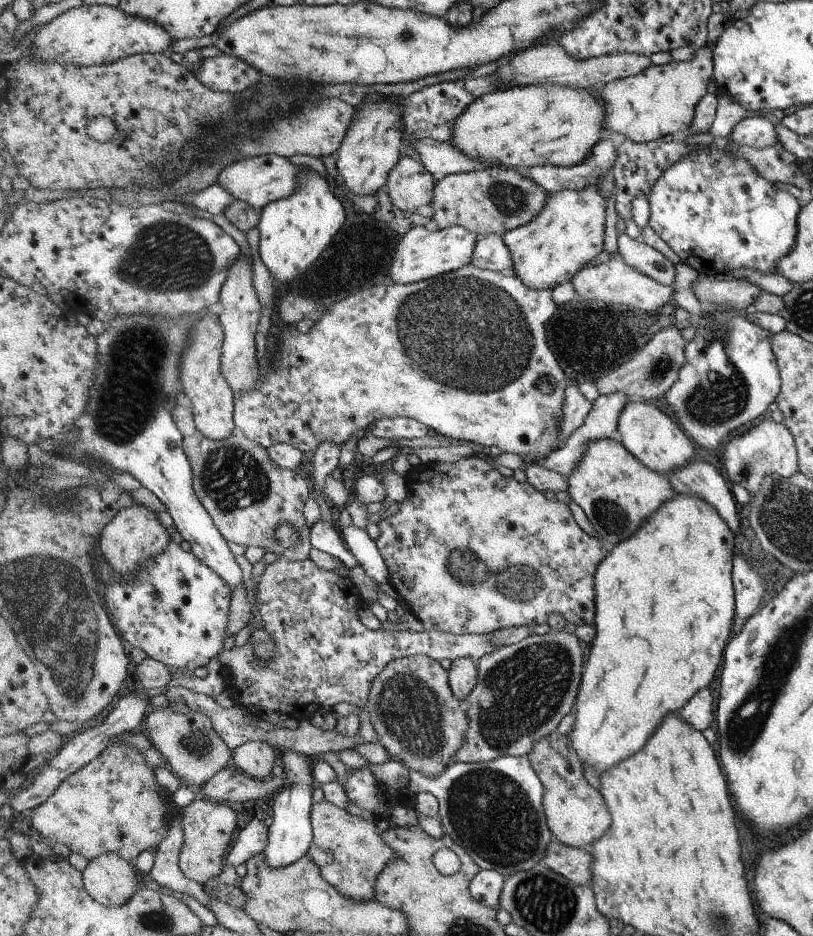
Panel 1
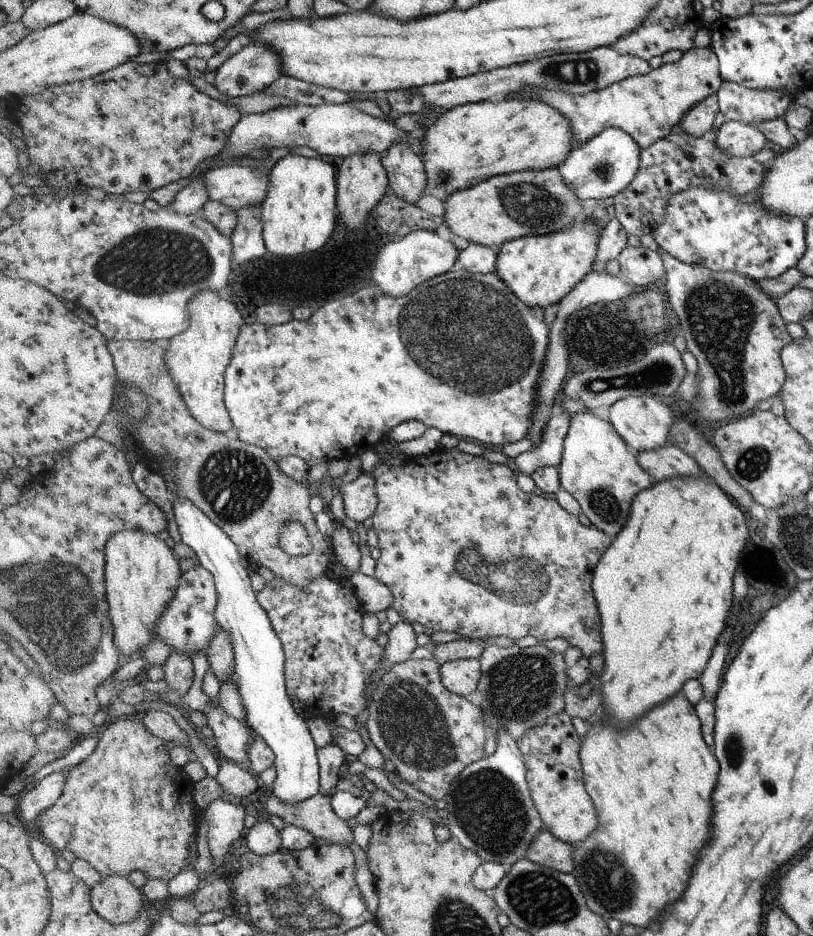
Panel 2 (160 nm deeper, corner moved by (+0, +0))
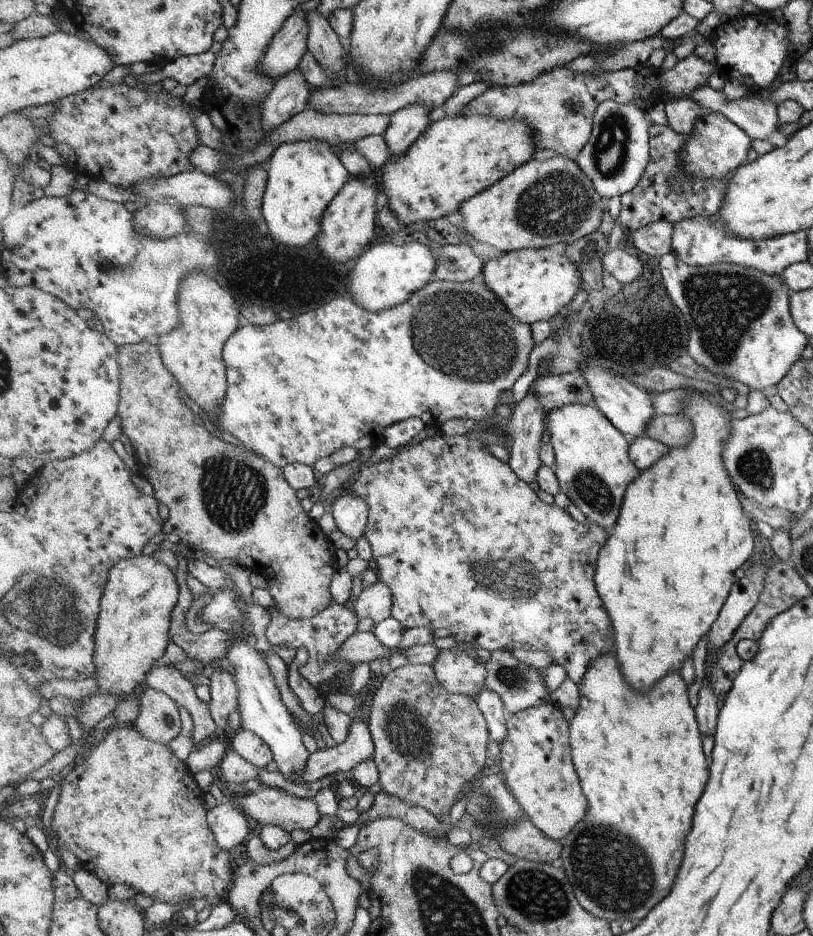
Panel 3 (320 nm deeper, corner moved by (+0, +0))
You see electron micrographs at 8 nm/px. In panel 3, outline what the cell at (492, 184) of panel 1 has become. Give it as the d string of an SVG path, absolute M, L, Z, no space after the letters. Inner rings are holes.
M557 155L544 162L534 159L520 165L489 189L469 198L462 204L458 214L461 216L462 229L477 241L510 252L522 249L545 249L552 244L562 244L562 242L572 244L598 230L606 211L602 208L601 194L585 171L578 166L576 160Z

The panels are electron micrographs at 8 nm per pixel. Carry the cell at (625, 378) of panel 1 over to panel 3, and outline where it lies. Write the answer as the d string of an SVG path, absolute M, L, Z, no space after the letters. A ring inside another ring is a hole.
M574 371L559 375L539 375L529 390L535 393L546 412L572 403L593 403L589 384L580 373Z

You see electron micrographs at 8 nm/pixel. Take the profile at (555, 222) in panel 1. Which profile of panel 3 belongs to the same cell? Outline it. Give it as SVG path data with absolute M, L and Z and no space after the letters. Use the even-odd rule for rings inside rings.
M522 249L507 252L499 260L489 260L484 264L484 282L509 313L520 323L531 325L533 322L551 321L570 305L581 288L578 266L566 254L554 254L545 249Z

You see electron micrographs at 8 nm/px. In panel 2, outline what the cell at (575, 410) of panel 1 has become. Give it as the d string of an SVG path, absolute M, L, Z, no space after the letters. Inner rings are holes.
M562 396L559 397L552 404L550 419L542 430L540 444L513 459L522 474L531 476L532 472L536 472L536 468L540 468L540 466L555 467L560 465L565 437L568 434L573 415L562 409L563 398Z

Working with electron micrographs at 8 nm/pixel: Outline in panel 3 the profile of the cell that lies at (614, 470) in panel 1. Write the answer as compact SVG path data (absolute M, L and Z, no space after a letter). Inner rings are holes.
M592 402L572 403L549 410L545 425L555 454L554 472L561 492L588 520L612 529L628 486L641 474L629 457L631 440Z

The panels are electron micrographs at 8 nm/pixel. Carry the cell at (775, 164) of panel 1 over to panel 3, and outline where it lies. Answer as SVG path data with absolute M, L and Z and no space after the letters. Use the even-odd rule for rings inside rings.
M654 122L649 126L649 161L638 181L638 184L624 195L621 195L621 211L618 218L619 224L623 226L623 234L631 236L631 232L646 226L647 224L656 222L657 220L667 220L668 222L677 223L684 219L694 217L714 216L718 214L720 205L723 201L725 184L729 181L728 177L724 179L707 178L706 181L701 179L691 179L684 175L679 169L679 158L677 154L685 145L686 137L684 135L674 132L668 125L658 125Z

